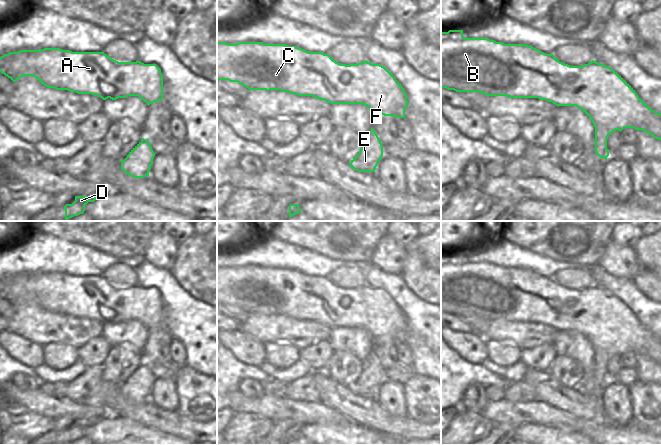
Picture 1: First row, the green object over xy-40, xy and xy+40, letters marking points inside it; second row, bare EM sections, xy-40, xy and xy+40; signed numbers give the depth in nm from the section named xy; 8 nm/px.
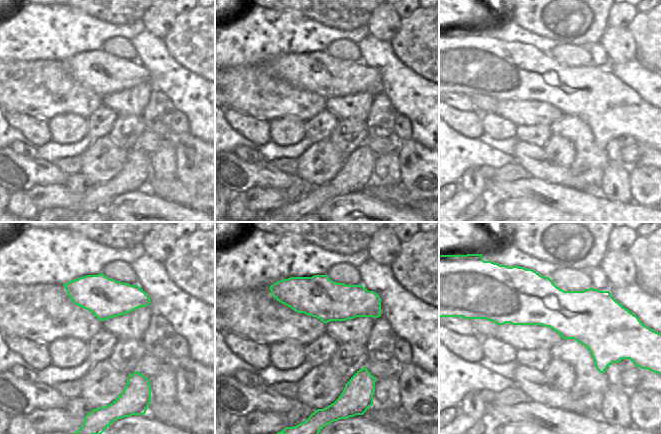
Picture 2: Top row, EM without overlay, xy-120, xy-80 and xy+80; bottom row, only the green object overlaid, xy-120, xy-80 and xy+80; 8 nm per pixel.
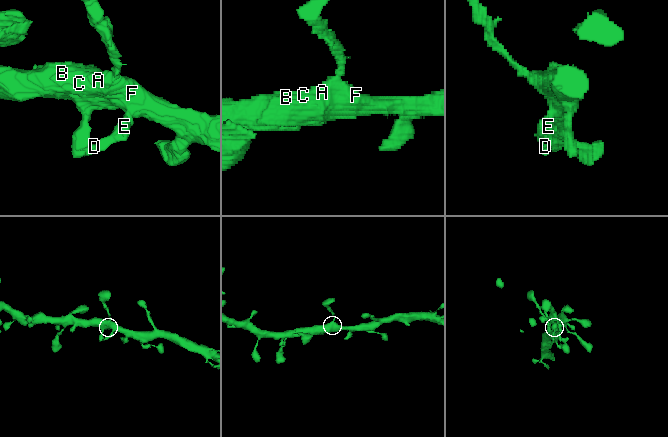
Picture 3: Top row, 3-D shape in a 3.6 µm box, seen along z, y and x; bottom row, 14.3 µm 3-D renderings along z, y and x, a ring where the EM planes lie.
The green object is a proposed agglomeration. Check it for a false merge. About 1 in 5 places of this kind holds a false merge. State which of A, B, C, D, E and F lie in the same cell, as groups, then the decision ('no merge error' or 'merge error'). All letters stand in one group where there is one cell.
A B C D E F | no merge error

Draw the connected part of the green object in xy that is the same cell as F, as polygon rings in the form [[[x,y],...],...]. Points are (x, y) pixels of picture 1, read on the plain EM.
[[[217,266],[217,305],[238,306],[249,314],[280,314],[298,320],[312,320],[330,328],[364,328],[372,337],[373,343],[382,338],[405,342],[405,333],[409,329],[407,319],[393,298],[380,288],[367,284],[358,288],[340,288],[329,278],[308,276],[296,270],[286,268],[264,268],[262,266],[238,266],[228,268]]]

